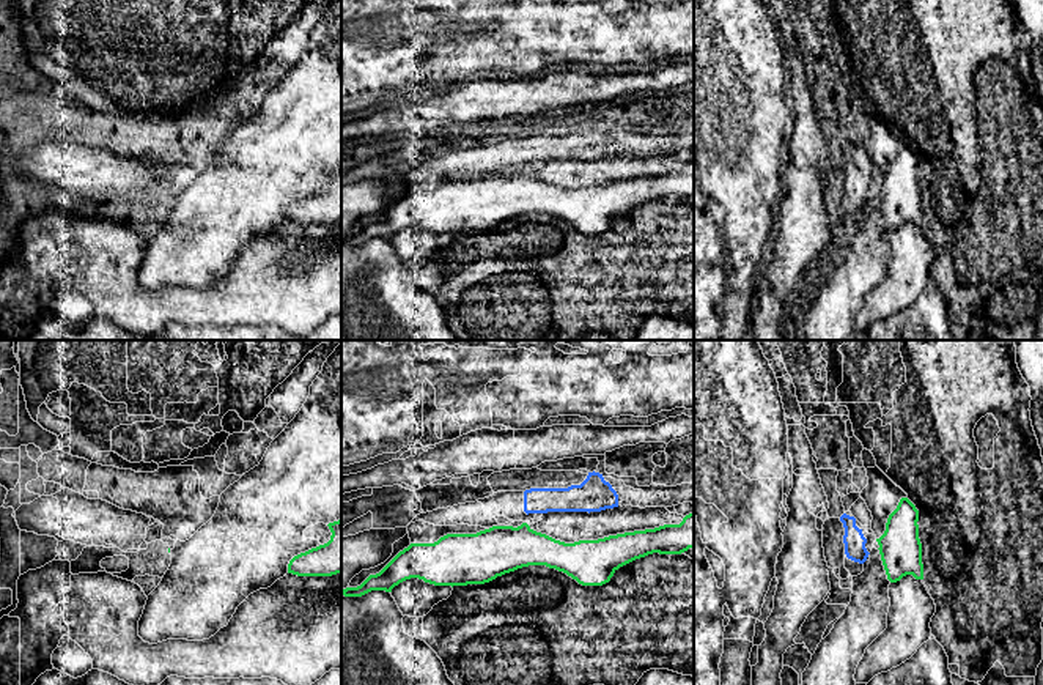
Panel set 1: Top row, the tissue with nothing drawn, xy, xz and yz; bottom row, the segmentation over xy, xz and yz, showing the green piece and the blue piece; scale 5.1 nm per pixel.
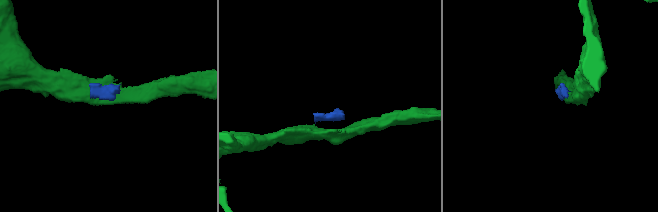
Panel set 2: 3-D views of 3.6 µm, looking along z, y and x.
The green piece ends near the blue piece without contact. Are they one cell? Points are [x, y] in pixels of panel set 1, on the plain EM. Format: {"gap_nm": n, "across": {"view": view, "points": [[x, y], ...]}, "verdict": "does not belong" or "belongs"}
{"gap_nm": 50, "across": {"view": "xz", "points": [[526, 170], [527, 161]]}, "verdict": "does not belong"}

